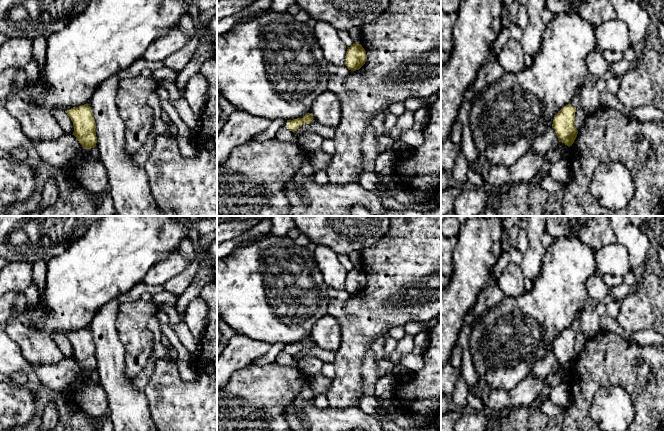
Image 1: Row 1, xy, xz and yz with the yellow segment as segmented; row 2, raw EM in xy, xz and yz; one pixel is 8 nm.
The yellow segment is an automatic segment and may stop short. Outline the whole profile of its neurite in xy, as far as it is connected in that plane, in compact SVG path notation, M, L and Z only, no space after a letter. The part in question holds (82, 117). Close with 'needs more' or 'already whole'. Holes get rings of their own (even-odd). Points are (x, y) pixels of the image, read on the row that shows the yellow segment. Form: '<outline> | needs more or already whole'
M87 104L73 107L67 110L74 126L73 135L82 145L83 149L91 149L96 146L96 122L90 106Z | already whole

